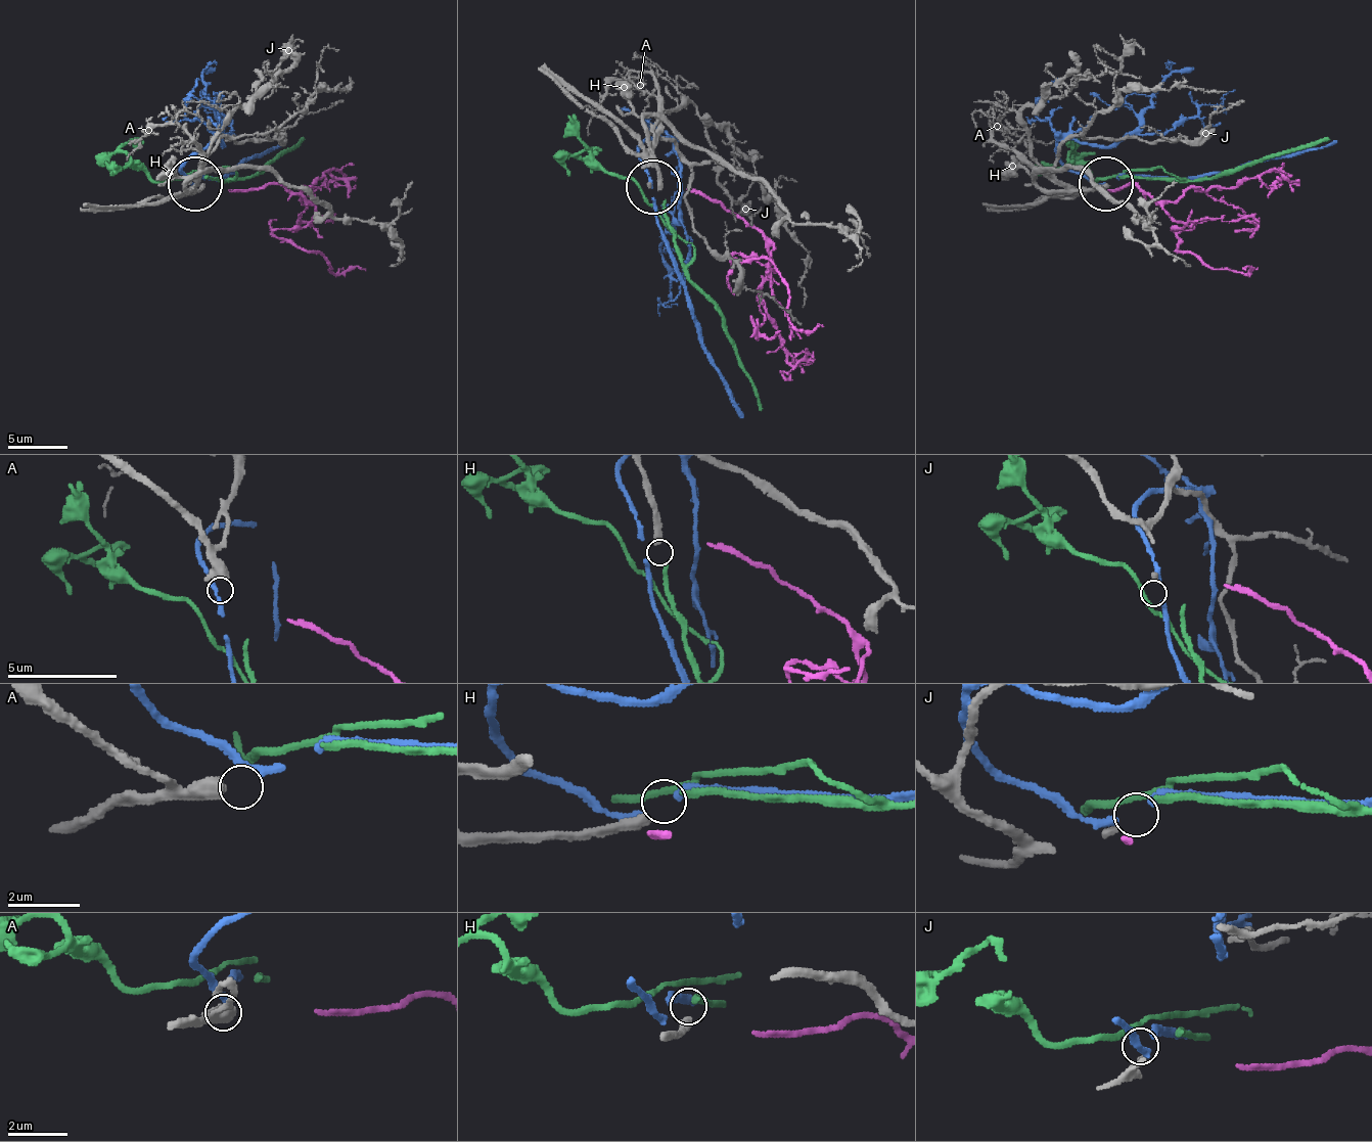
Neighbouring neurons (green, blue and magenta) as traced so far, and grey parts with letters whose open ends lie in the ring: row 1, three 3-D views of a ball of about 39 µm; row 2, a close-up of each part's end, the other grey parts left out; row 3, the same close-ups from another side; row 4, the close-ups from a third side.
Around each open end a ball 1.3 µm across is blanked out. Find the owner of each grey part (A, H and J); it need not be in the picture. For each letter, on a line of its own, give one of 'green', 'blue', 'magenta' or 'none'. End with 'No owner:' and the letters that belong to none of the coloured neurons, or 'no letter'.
A: blue
H: green
J: none
No owner: J

